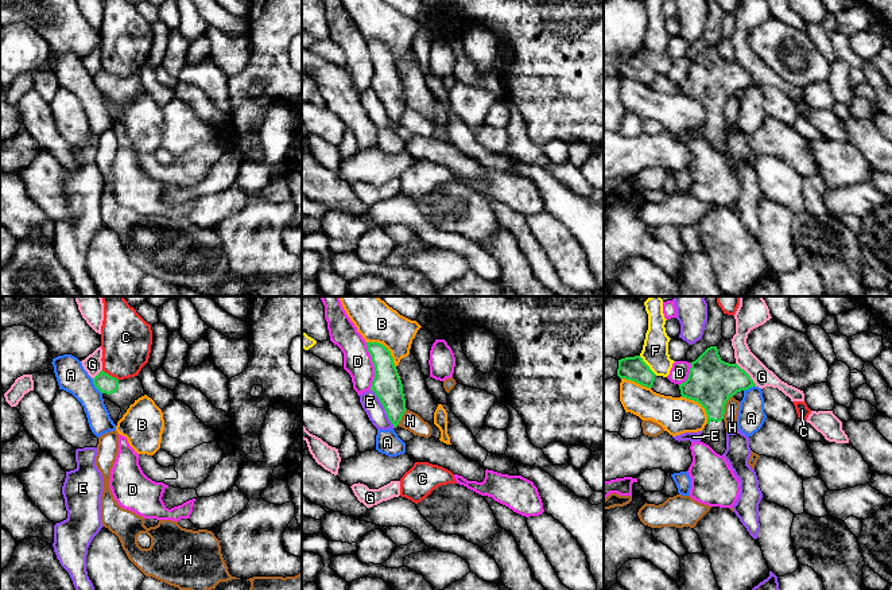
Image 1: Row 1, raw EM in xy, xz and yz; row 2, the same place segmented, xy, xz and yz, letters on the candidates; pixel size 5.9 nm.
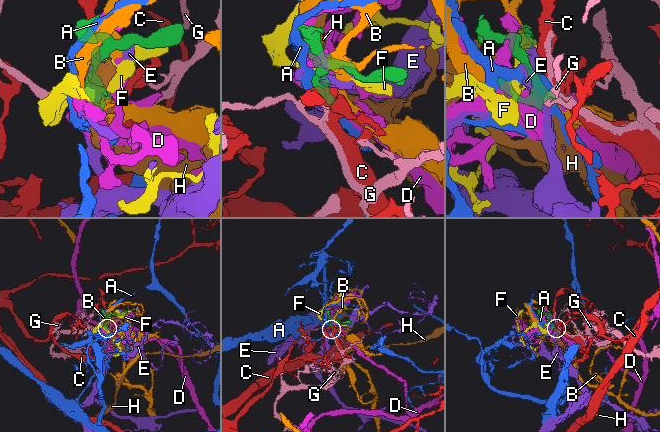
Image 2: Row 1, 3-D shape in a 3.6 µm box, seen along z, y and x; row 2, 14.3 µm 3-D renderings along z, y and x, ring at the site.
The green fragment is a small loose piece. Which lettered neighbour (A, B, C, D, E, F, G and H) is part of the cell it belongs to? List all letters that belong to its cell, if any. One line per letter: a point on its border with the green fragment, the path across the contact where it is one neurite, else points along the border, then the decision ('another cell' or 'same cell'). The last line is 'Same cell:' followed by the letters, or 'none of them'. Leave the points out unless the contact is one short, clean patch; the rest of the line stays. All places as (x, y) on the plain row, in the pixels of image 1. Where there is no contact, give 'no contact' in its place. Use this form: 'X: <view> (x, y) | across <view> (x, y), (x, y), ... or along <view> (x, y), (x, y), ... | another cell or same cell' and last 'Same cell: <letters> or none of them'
A: xy (96, 85) | another cell
B: xz (386, 46) | another cell
C: xy (111, 74) | along xy (103, 68), (117, 78) | another cell
D: xz (373, 63) | another cell
E: xz (384, 107) | another cell
F: yz (647, 63) | another cell
G: yz (748, 73) | along yz (736, 61), (756, 84) | another cell
H: yz (724, 105) | along yz (732, 93), (725, 103), (722, 116) | another cell
Same cell: none of them

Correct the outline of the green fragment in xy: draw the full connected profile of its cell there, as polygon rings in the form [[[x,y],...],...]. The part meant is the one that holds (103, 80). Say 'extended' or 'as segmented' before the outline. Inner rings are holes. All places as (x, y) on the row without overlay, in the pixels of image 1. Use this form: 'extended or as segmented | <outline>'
extended | [[[101,69],[93,77],[93,82],[104,96],[109,97],[121,106],[119,119],[123,116],[131,102],[146,93],[141,79],[137,74],[117,78],[116,75],[112,75]]]

